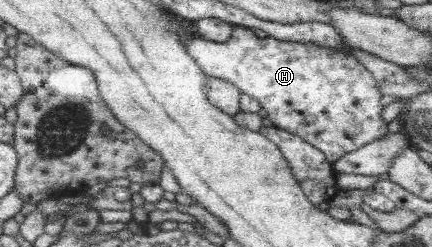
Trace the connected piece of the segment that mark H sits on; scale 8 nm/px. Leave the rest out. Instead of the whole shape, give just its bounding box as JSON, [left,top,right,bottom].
[181,24,389,164]

